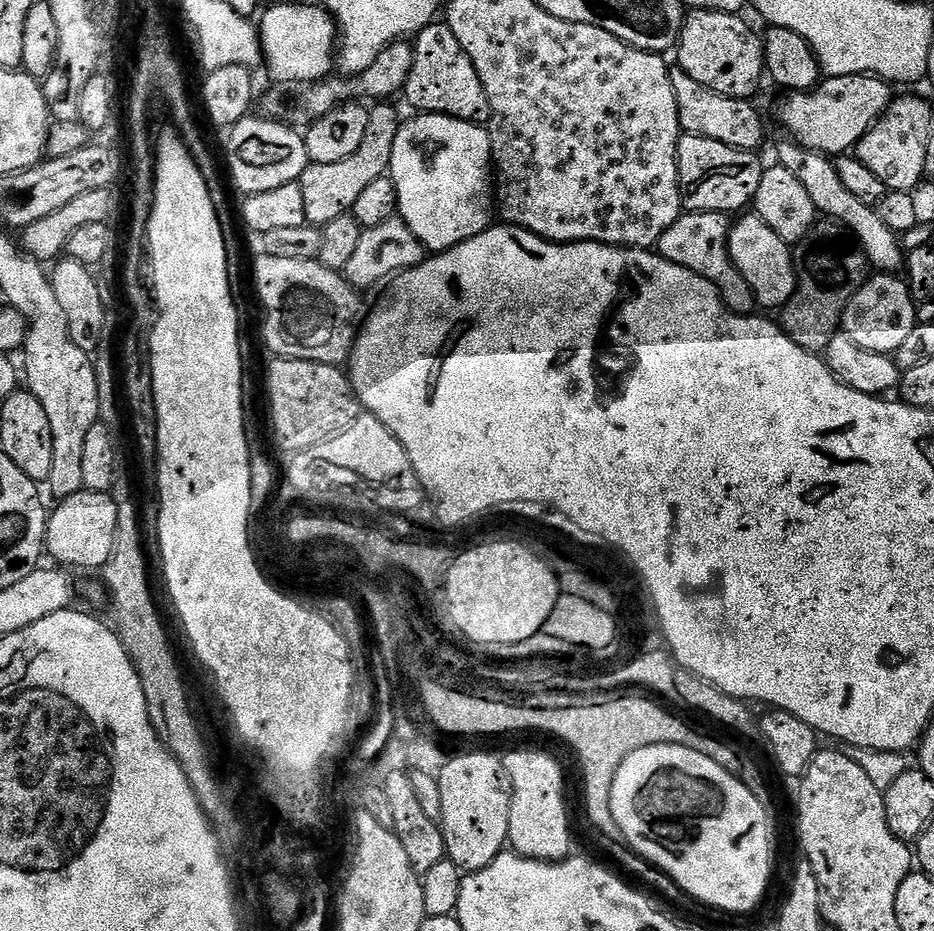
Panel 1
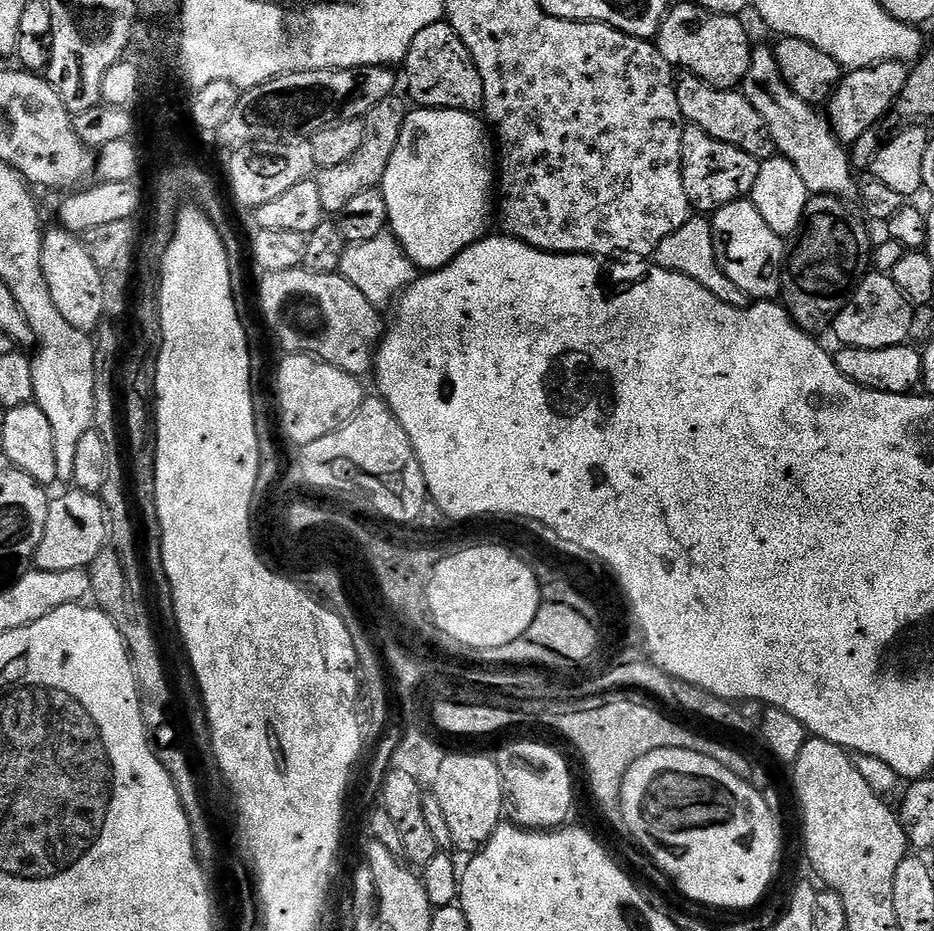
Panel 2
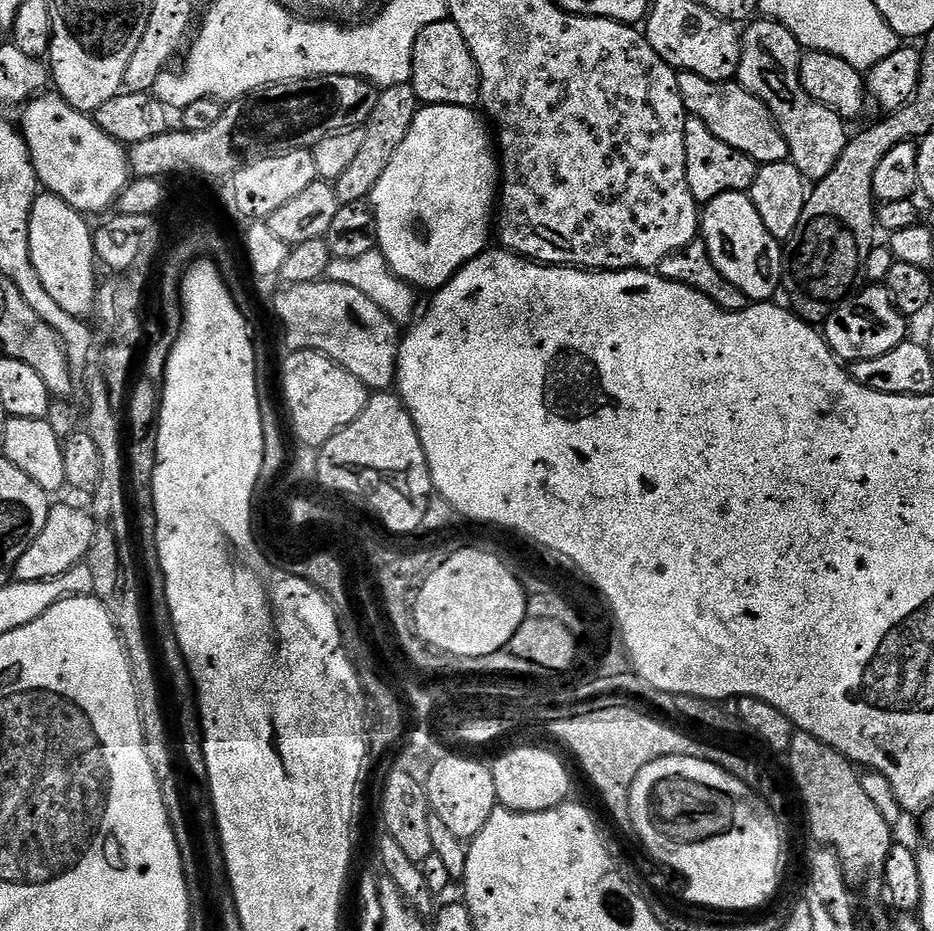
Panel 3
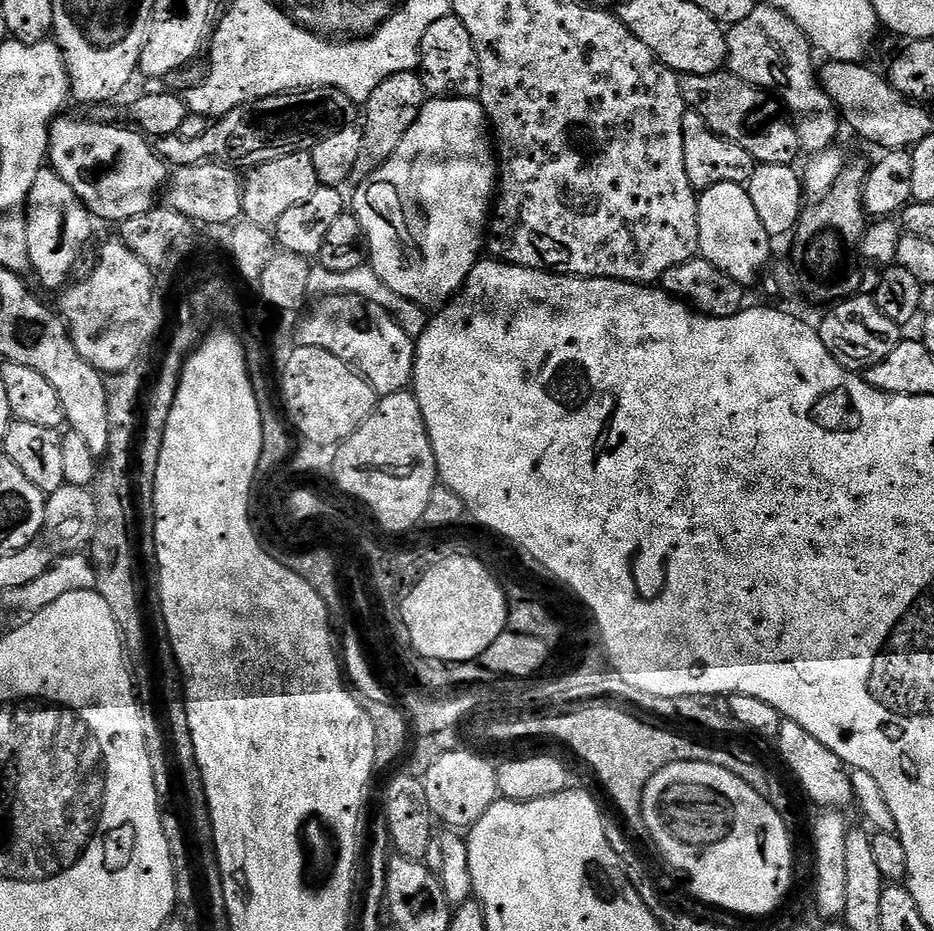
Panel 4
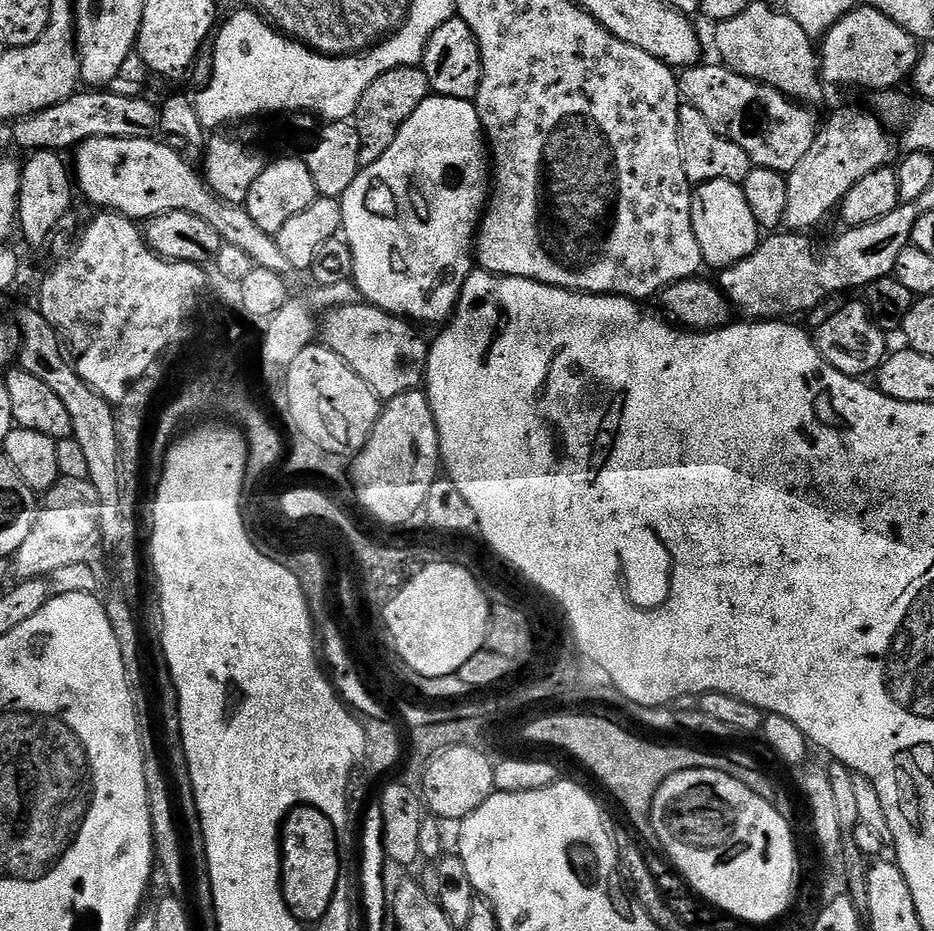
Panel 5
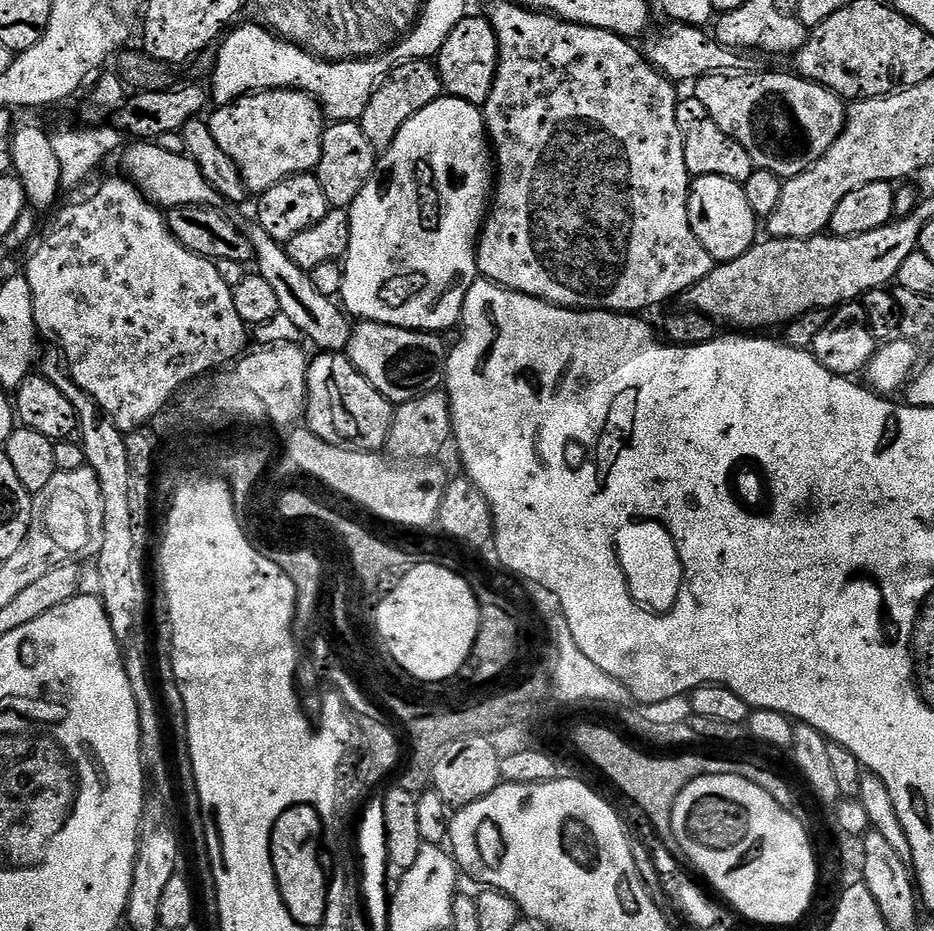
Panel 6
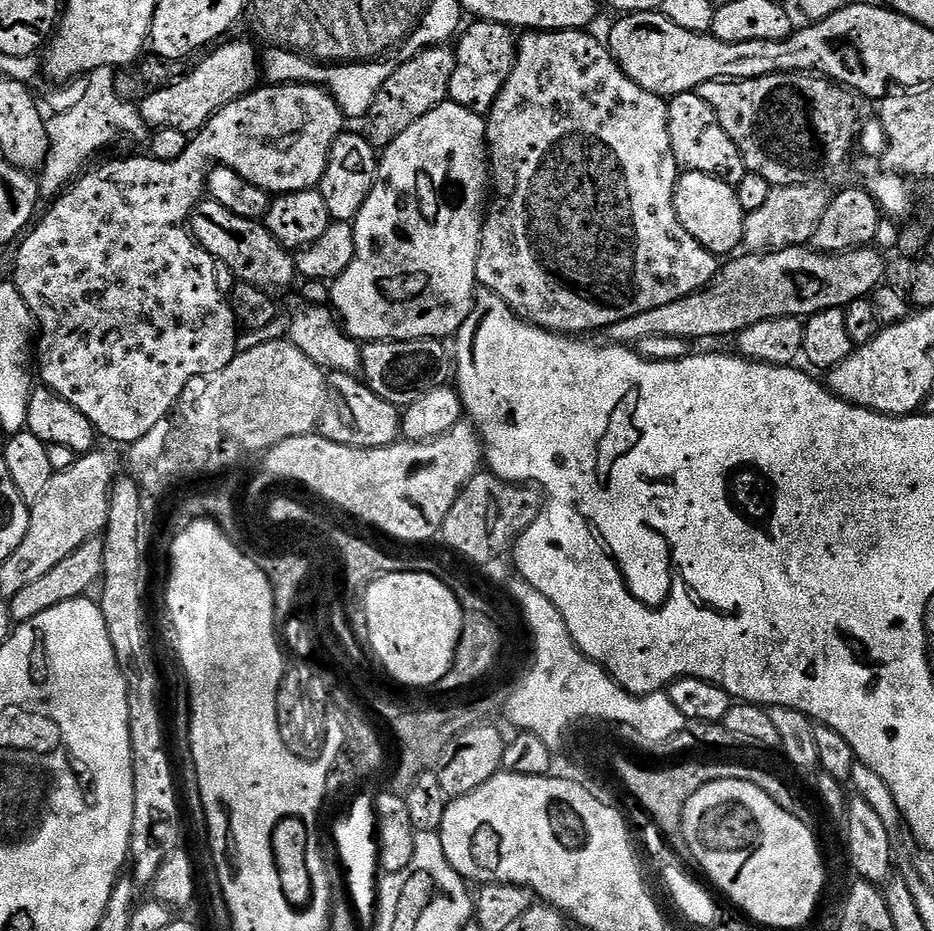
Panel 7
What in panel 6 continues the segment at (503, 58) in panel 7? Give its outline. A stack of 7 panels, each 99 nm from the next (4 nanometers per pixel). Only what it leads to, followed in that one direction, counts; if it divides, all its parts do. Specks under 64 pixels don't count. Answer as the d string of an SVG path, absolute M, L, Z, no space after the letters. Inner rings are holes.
M475 14L465 16L458 26L454 26L454 30L450 30L450 38L442 42L442 50L434 58L444 92L477 106L482 106L488 100L496 77L496 63L499 61L500 47L491 19L484 17L483 20Z

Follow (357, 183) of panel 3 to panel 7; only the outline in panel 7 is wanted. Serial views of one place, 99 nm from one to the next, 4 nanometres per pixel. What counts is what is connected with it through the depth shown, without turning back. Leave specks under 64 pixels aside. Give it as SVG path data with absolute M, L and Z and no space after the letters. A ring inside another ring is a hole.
M437 46L419 52L414 58L396 67L394 74L386 78L382 90L378 90L378 98L374 98L374 106L370 106L366 117L367 135L377 149L387 148L394 142L394 138L398 138L398 134L410 130L418 118L430 114L430 110L448 100L450 78L454 78L455 65L455 51L448 46Z

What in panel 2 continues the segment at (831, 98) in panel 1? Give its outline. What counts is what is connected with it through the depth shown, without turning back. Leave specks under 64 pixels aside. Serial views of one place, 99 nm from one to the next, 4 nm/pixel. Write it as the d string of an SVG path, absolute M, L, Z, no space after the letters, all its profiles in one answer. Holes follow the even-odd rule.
M883 60L868 68L853 68L841 75L840 83L832 91L832 99L826 105L826 116L832 132L845 146L852 145L862 134L873 131L883 116L891 113L902 86L906 86L909 65L899 60ZM828 111L828 112L827 112Z

